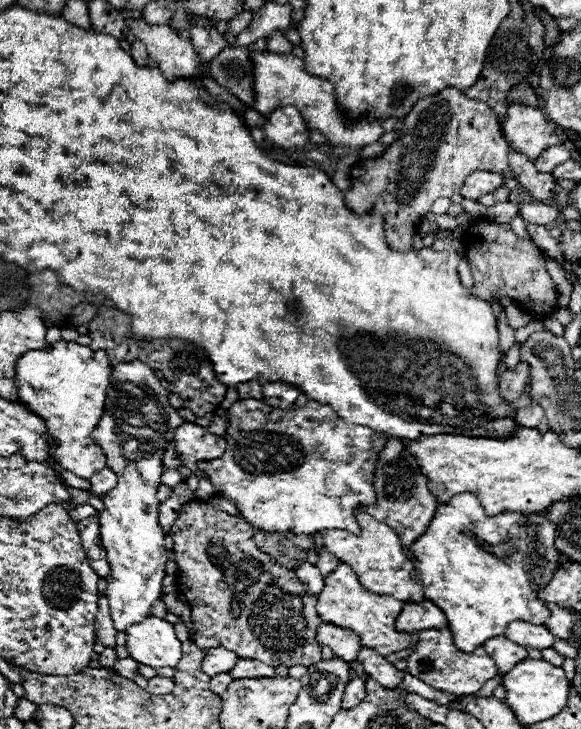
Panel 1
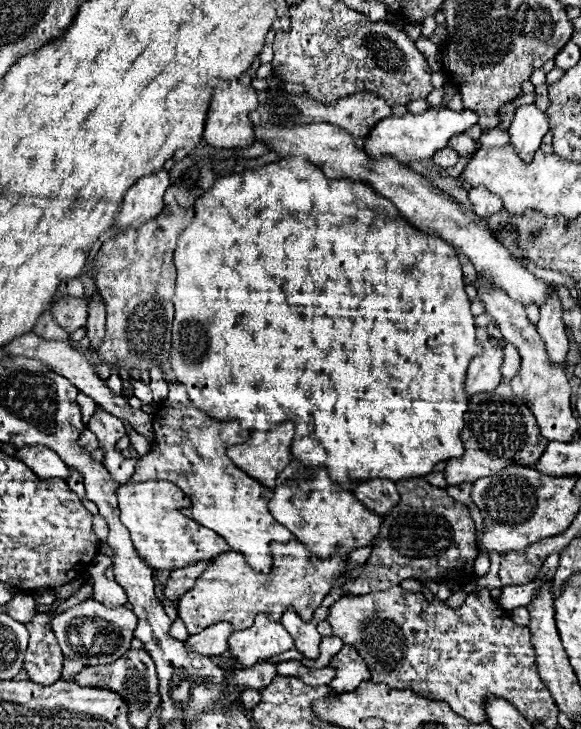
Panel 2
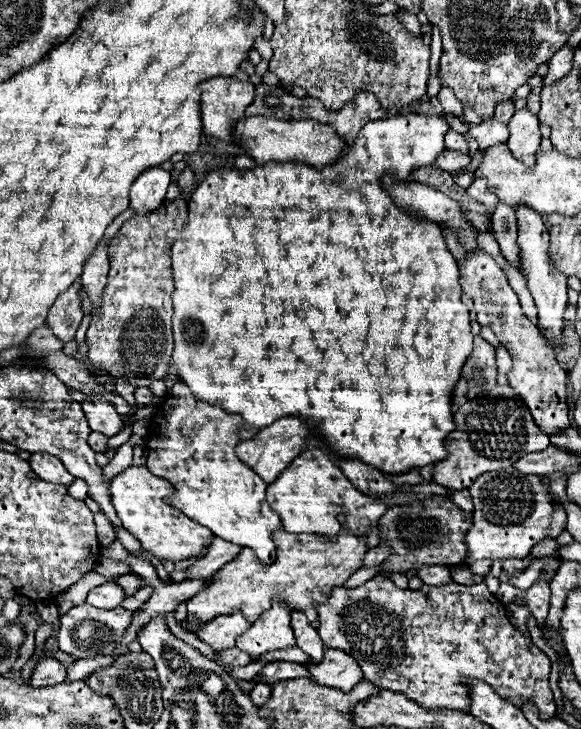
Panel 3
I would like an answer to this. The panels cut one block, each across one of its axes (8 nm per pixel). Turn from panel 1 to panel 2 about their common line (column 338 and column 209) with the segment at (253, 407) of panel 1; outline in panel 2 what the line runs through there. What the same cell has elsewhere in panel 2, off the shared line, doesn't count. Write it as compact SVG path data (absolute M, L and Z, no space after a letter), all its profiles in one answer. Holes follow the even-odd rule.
M170 384L168 398L154 414L154 432L156 444L152 452L138 460L136 472L132 474L130 482L174 482L192 502L192 506L184 510L186 516L222 536L232 546L232 550L246 556L246 562L256 572L268 574L272 568L268 546L272 542L284 544L288 540L294 540L296 536L288 528L278 524L270 514L268 500L272 500L272 490L246 476L226 456L226 450L234 444L246 442L250 438L250 432L242 430L238 422L216 422L204 412L196 410L188 400L186 388L182 384Z

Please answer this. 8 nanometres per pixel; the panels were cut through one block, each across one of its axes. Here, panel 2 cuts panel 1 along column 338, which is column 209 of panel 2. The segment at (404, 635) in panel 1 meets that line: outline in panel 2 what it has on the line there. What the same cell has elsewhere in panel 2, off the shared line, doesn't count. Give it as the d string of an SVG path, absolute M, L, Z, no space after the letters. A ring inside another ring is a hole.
M300 540L288 544L272 542L272 572L254 572L240 552L224 552L200 574L194 588L180 596L178 616L184 622L188 634L202 632L210 624L230 622L234 630L244 630L254 624L256 614L264 612L272 620L280 620L286 608L294 608L304 622L312 620L314 610L322 604L324 596L330 592L332 582L340 578L346 566L346 554L334 554L328 560L318 560Z

